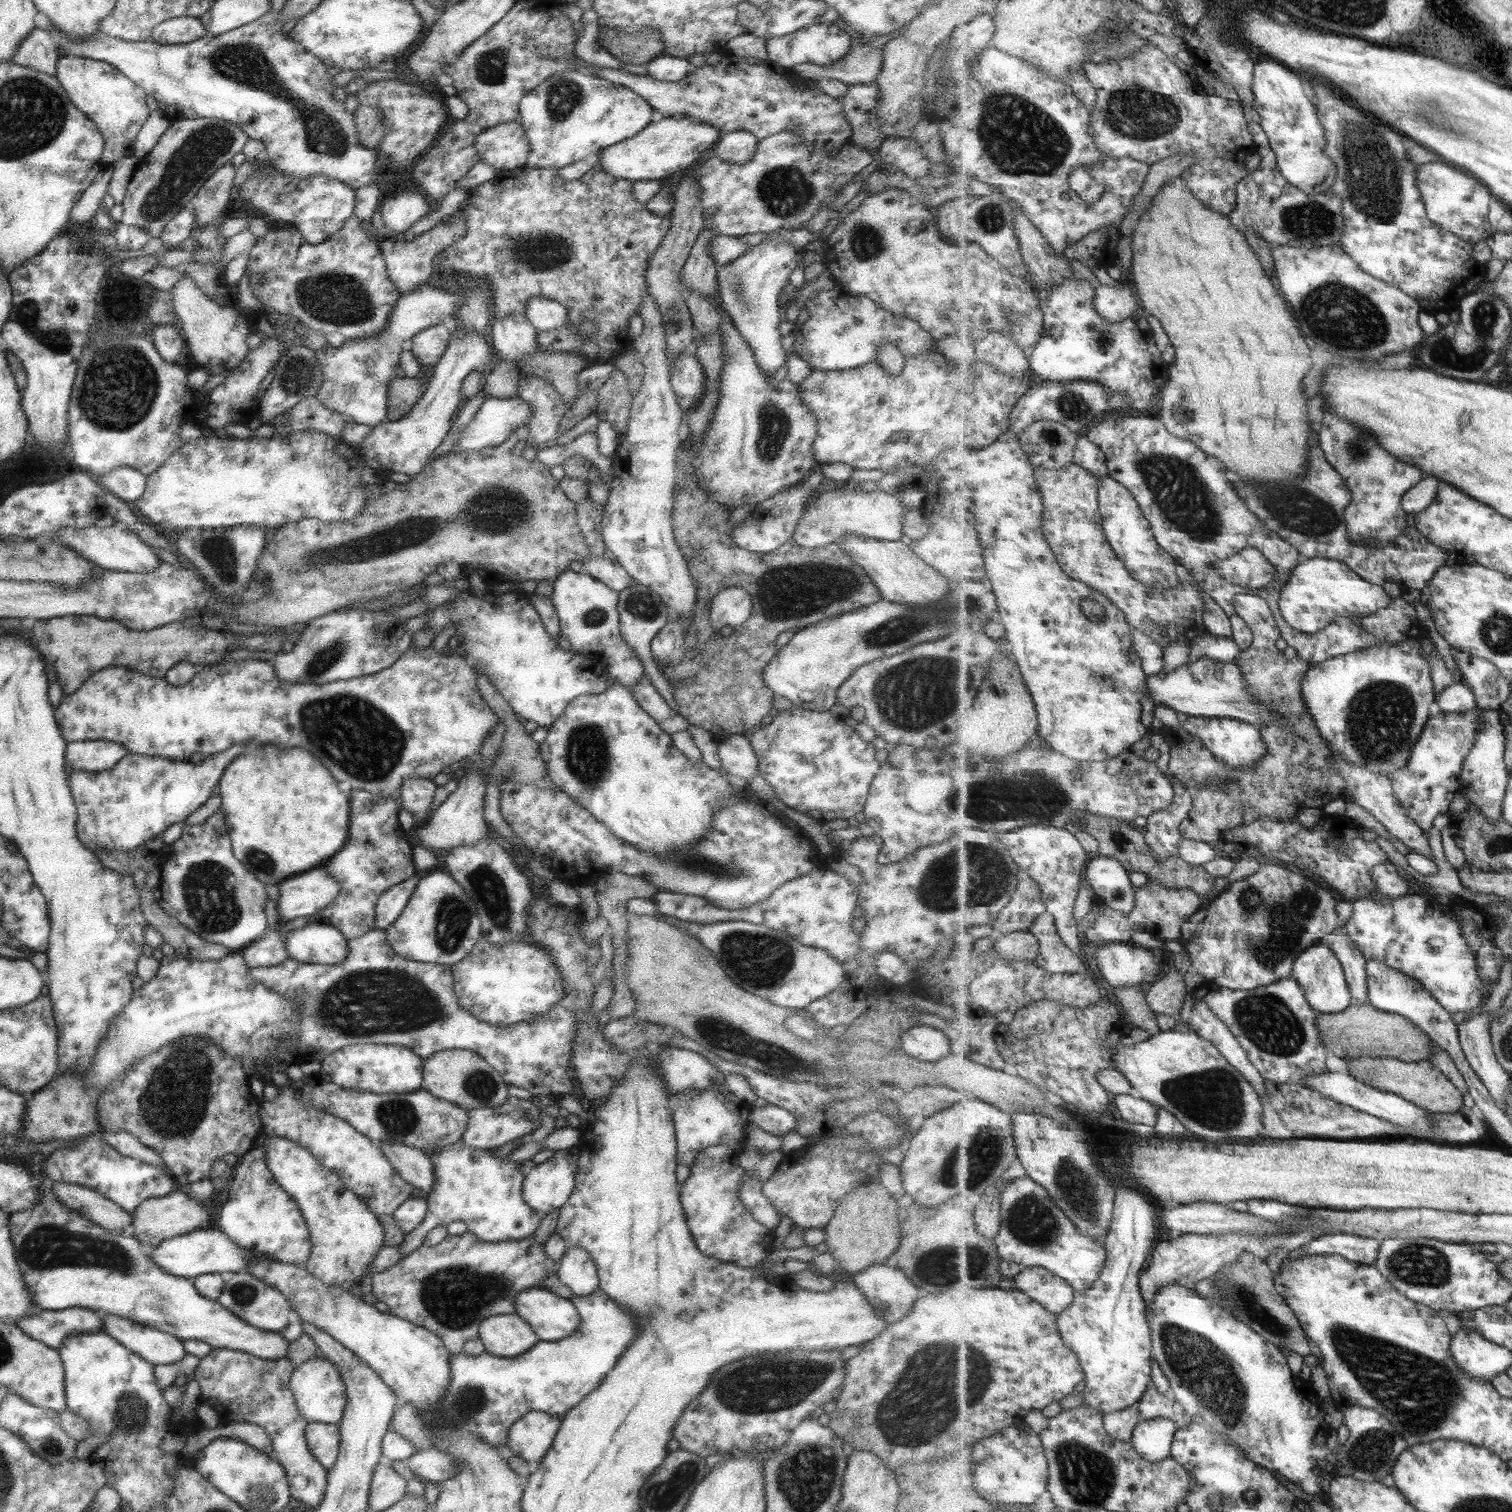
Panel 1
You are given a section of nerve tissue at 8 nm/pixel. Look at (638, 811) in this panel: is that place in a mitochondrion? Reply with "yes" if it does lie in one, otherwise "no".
no

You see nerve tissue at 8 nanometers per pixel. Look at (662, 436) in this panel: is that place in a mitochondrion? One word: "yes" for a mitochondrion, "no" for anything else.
no

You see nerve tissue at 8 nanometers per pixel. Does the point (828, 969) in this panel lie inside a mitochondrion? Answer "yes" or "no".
no

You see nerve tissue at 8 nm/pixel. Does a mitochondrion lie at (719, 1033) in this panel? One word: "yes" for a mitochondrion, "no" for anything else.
yes

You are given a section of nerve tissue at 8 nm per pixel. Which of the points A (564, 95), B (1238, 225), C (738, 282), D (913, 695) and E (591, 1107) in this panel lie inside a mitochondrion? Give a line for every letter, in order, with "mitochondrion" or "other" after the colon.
A: mitochondrion
B: other
C: mitochondrion
D: mitochondrion
E: other

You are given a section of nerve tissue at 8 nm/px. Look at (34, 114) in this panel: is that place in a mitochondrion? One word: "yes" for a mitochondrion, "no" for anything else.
yes

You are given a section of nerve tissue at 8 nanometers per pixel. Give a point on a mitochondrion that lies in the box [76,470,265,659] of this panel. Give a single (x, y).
(219, 553)

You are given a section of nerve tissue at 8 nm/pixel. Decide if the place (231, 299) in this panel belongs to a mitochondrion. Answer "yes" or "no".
no

